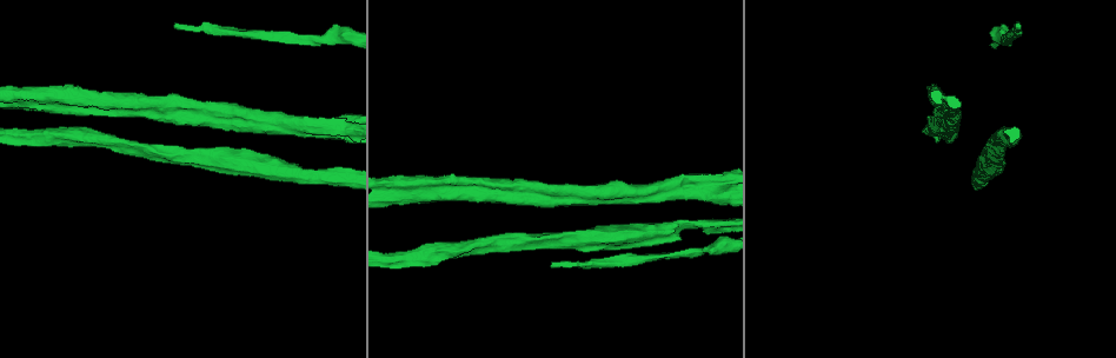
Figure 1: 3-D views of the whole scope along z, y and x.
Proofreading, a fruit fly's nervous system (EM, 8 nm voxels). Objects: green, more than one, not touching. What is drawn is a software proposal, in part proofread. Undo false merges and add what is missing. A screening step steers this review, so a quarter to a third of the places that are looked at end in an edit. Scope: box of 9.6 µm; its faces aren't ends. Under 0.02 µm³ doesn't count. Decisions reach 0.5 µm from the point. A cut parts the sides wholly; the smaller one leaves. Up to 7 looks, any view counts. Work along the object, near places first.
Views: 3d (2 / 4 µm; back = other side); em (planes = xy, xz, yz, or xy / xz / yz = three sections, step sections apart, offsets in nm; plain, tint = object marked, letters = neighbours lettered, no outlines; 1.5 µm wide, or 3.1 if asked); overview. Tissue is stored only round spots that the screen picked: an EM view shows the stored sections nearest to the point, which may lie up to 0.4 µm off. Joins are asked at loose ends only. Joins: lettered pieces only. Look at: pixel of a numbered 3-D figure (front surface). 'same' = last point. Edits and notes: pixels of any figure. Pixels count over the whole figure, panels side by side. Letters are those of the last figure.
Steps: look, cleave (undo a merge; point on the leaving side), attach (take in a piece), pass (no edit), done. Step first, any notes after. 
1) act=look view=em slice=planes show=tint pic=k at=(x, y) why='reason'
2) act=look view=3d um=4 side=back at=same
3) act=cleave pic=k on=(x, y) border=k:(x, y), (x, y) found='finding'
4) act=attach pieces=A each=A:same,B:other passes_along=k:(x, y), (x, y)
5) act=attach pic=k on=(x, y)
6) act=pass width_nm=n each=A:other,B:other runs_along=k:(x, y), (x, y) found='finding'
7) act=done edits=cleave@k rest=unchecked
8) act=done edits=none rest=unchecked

act=look view=em slice=xz step=4 show=plain pic=1 at=(312, 119) why='stops while still wide'

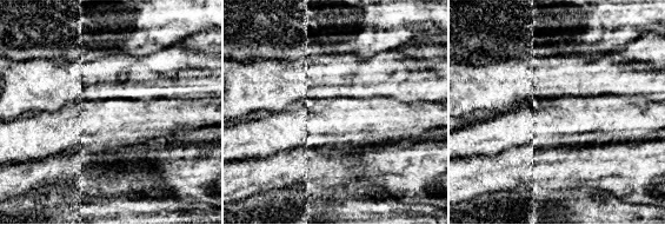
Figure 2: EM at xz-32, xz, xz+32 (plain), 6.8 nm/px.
act=look view=em slice=xz step=4 show=letters at=same why='what lies round it'

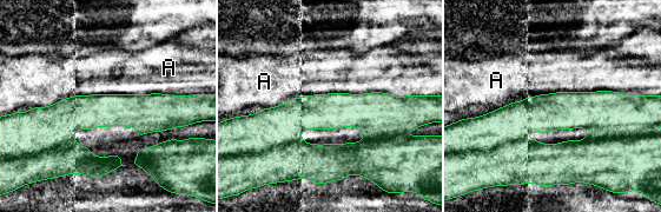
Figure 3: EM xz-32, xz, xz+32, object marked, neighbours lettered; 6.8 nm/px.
act=cleave pic=3 on=(605, 113) width_nm=240 each=A:other border=3:(629, 134), (588, 138) found='two neurons meet here'

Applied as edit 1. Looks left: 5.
act=look view=em slice=xz step=4 show=tint pic=1 at=(299, 173) why='sudden change in width'

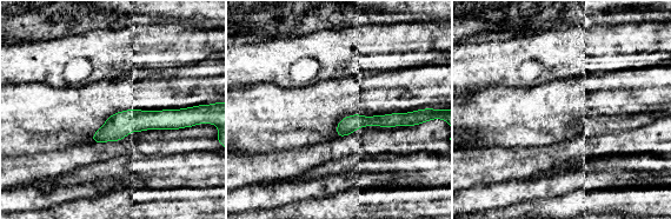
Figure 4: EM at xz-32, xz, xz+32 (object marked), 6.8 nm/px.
act=look view=em slice=planes show=letters at=same why='another direction'

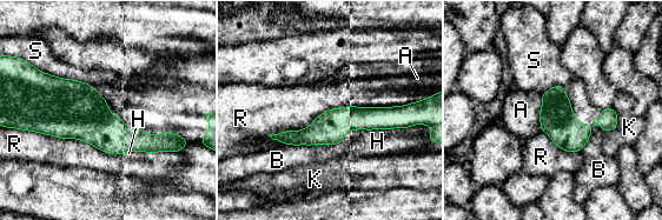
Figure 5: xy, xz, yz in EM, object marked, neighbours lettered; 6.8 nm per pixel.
act=pass each=A:other,B:other,H:other,K:other,R:other,S:other border=5:(542, 94), (540, 130) found='one neuron here'

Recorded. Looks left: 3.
act=look view=3d um=2 side=back pic=1 at=(1018, 22)

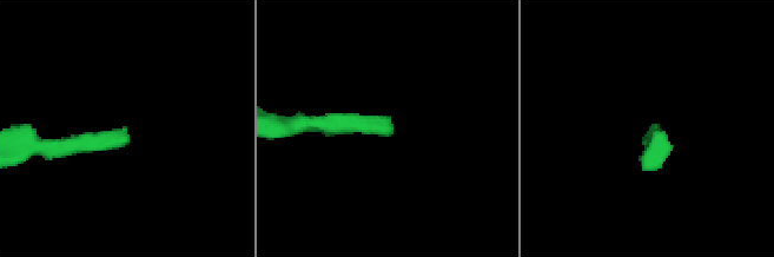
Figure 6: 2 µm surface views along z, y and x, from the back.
act=look view=em slice=xy step=8 show=letters pic=6 at=(121, 130) why='now the EM'

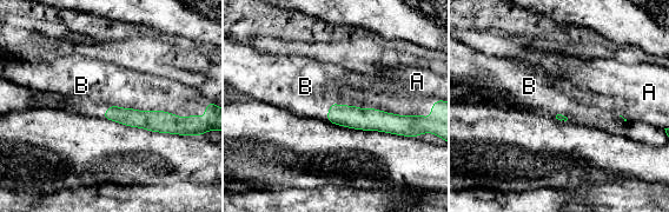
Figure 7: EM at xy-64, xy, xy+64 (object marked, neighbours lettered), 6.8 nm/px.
act=attach pieces=B each=A:other,B:same passes_along=7:(160, 121), (126, 108), (98, 85) found='the neuron continues'

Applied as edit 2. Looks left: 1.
act=done edits=cleave@3,attach@7 rest=unchecked

